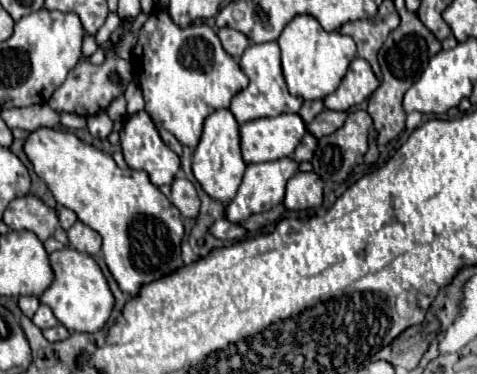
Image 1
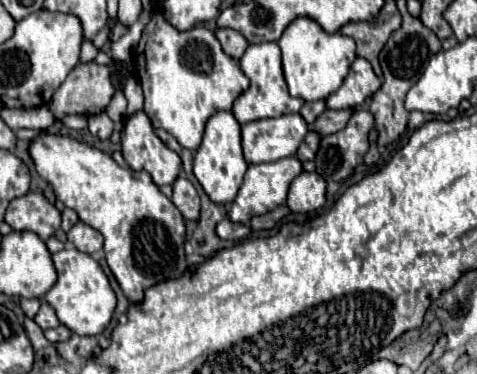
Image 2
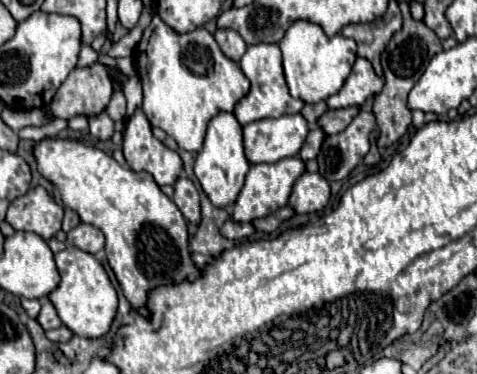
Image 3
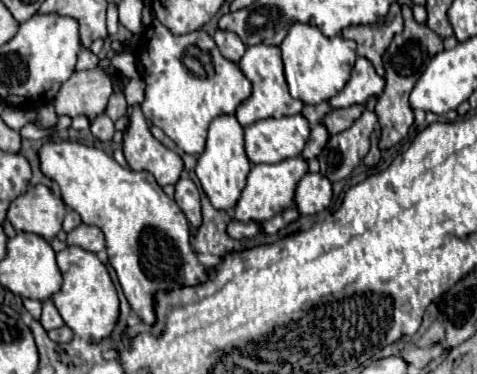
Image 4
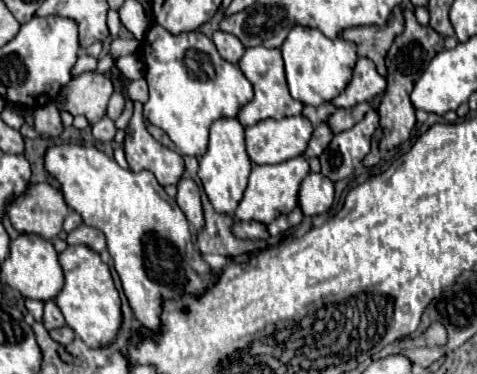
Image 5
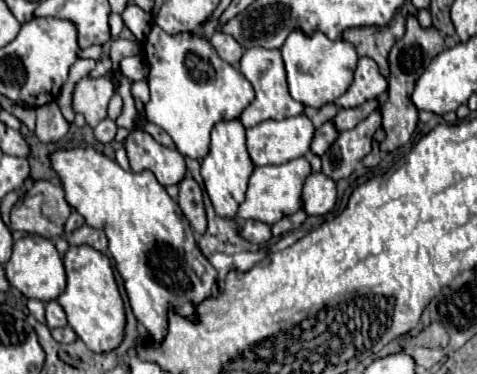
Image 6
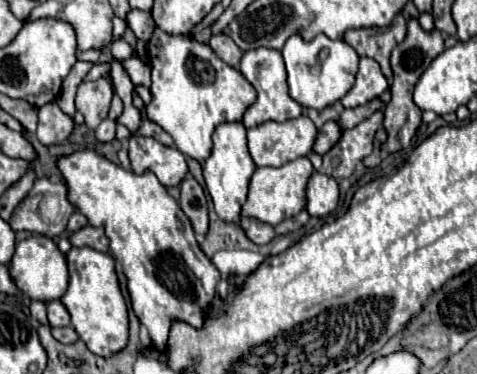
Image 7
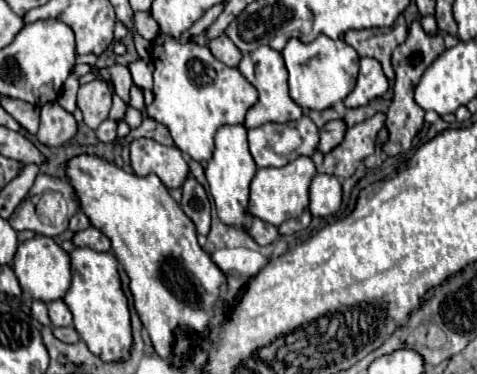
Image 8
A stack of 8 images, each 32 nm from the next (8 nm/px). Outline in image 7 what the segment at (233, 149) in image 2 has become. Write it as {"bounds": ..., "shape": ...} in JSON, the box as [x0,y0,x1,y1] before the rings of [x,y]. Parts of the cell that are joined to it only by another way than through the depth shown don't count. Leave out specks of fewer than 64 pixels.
{"bounds":[204,122,256,224],"shape":[[[242,122],[234,124],[220,124],[214,132],[214,148],[210,158],[204,162],[204,180],[208,186],[208,192],[214,200],[216,214],[224,222],[238,224],[242,218],[242,206],[248,196],[248,184],[256,170],[256,164],[248,152],[246,146],[246,128]]]}

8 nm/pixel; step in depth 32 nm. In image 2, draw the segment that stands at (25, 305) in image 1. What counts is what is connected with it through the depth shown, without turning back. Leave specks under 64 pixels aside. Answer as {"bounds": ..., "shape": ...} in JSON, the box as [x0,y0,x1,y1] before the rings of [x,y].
{"bounds":[20,298,40,318],"shape":[[[20,298],[20,306],[22,306],[22,310],[24,310],[24,314],[28,318],[34,318],[38,308],[40,308],[40,300],[36,300],[36,298]]]}

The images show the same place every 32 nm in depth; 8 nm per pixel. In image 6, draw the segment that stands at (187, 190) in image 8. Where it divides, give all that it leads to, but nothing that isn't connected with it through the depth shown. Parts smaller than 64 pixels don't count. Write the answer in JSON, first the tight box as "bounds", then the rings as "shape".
{"bounds":[178,174,206,234],"shape":[[[186,174],[186,178],[178,186],[180,186],[178,206],[182,208],[184,216],[190,220],[192,230],[196,234],[204,234],[204,228],[206,228],[206,210],[204,210],[202,188],[196,184],[196,180],[190,174]]]}

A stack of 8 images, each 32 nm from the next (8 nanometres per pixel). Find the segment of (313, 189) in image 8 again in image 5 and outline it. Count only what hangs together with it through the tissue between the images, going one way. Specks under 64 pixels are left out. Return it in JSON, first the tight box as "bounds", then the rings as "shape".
{"bounds":[300,174,334,216],"shape":[[[308,174],[300,188],[300,208],[306,216],[324,214],[332,208],[334,184],[322,174]]]}

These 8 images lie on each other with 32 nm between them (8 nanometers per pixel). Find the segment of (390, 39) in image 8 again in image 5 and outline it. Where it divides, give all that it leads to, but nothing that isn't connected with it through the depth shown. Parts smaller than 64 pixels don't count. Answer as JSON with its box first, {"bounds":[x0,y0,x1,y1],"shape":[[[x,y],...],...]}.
{"bounds":[342,8,404,76],"shape":[[[396,8],[386,26],[356,26],[356,28],[348,28],[348,30],[342,32],[342,38],[354,42],[356,50],[358,50],[358,56],[366,56],[366,58],[374,60],[378,72],[382,76],[386,76],[384,56],[386,56],[388,48],[392,46],[392,40],[402,30],[404,30],[404,18],[402,18],[400,8]]]}

